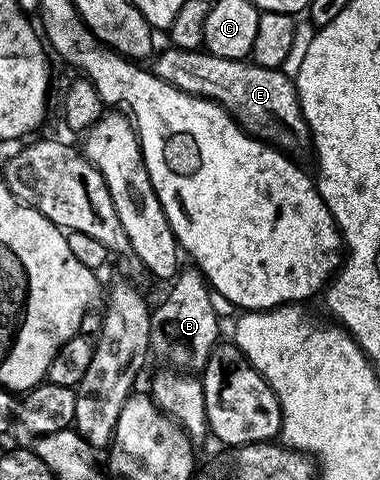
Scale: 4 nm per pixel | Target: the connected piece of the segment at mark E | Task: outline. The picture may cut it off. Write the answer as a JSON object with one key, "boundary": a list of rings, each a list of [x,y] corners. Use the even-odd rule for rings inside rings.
{"boundary":[[[174,47],[156,52],[150,58],[149,68],[157,79],[177,87],[194,97],[207,97],[226,109],[235,122],[248,133],[268,145],[283,150],[292,158],[299,159],[303,152],[312,148],[311,132],[305,115],[301,111],[299,93],[292,78],[285,76],[281,69],[261,67],[250,59],[230,61],[221,59],[203,49],[185,51]]]}

